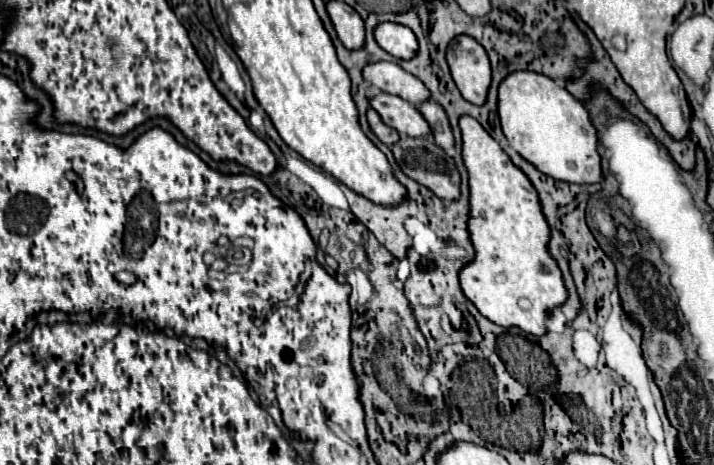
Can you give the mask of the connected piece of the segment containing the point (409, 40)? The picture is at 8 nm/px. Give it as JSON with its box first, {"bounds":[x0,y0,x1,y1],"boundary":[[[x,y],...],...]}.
{"bounds":[374,21,418,59],"boundary":[[[390,21],[378,23],[374,31],[374,39],[384,51],[388,51],[398,59],[412,59],[414,53],[418,51],[416,35],[400,23],[390,23]]]}

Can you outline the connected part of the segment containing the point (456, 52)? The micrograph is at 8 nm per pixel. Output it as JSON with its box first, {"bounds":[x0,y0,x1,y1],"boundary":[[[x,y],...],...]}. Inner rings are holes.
{"bounds":[446,35,492,105],"boundary":[[[458,35],[454,43],[448,45],[446,61],[462,97],[470,103],[482,105],[492,79],[484,47],[480,47],[480,43],[470,35]]]}

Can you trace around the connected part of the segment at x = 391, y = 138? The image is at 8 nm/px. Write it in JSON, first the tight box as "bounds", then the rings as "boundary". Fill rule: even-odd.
{"bounds":[366,109,398,145],"boundary":[[[368,109],[368,113],[366,113],[366,117],[368,117],[368,125],[370,125],[370,129],[372,129],[372,133],[384,143],[384,145],[394,145],[396,141],[398,141],[398,133],[394,131],[394,129],[390,129],[388,125],[384,125],[382,123],[382,119],[380,119],[380,115],[374,111],[374,109]]]}

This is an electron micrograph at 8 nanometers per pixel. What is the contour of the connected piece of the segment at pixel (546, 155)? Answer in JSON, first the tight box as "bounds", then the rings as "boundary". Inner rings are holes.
{"bounds":[498,71,600,183],"boundary":[[[514,71],[498,85],[498,115],[508,145],[544,175],[568,183],[600,181],[596,129],[584,105],[564,85],[534,71]]]}

